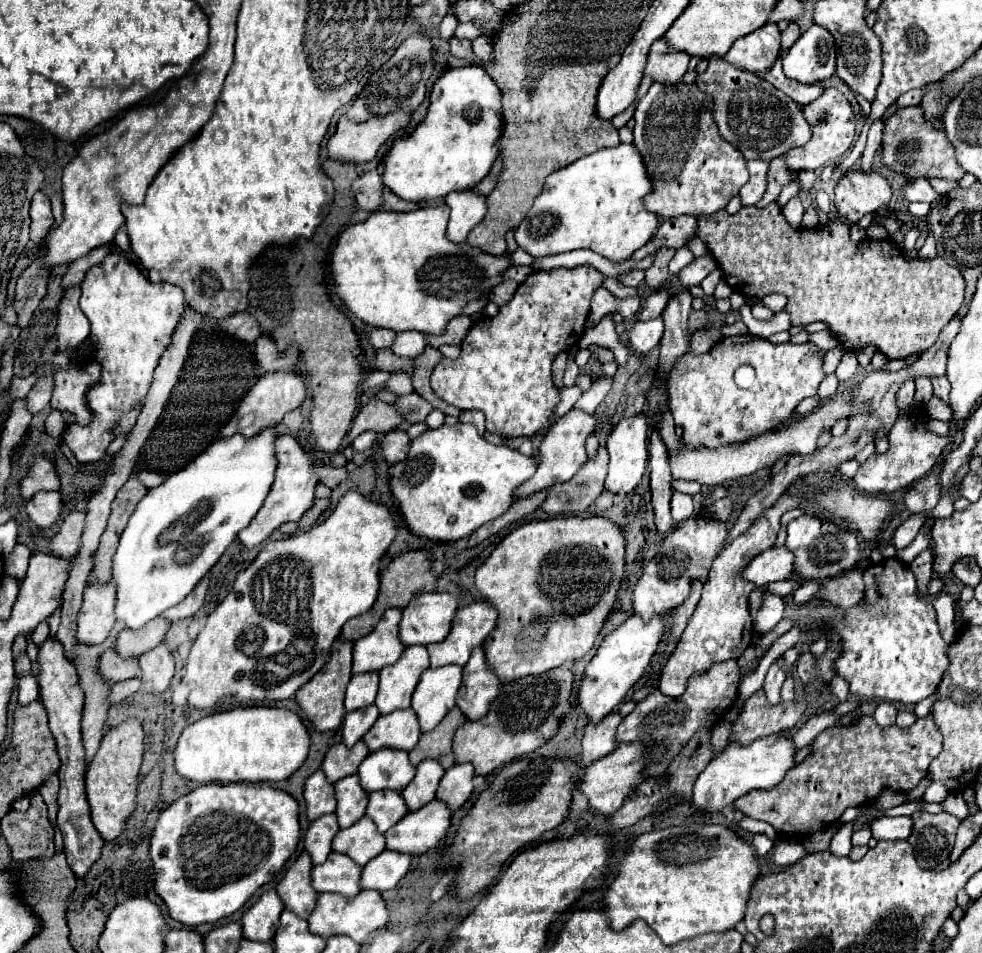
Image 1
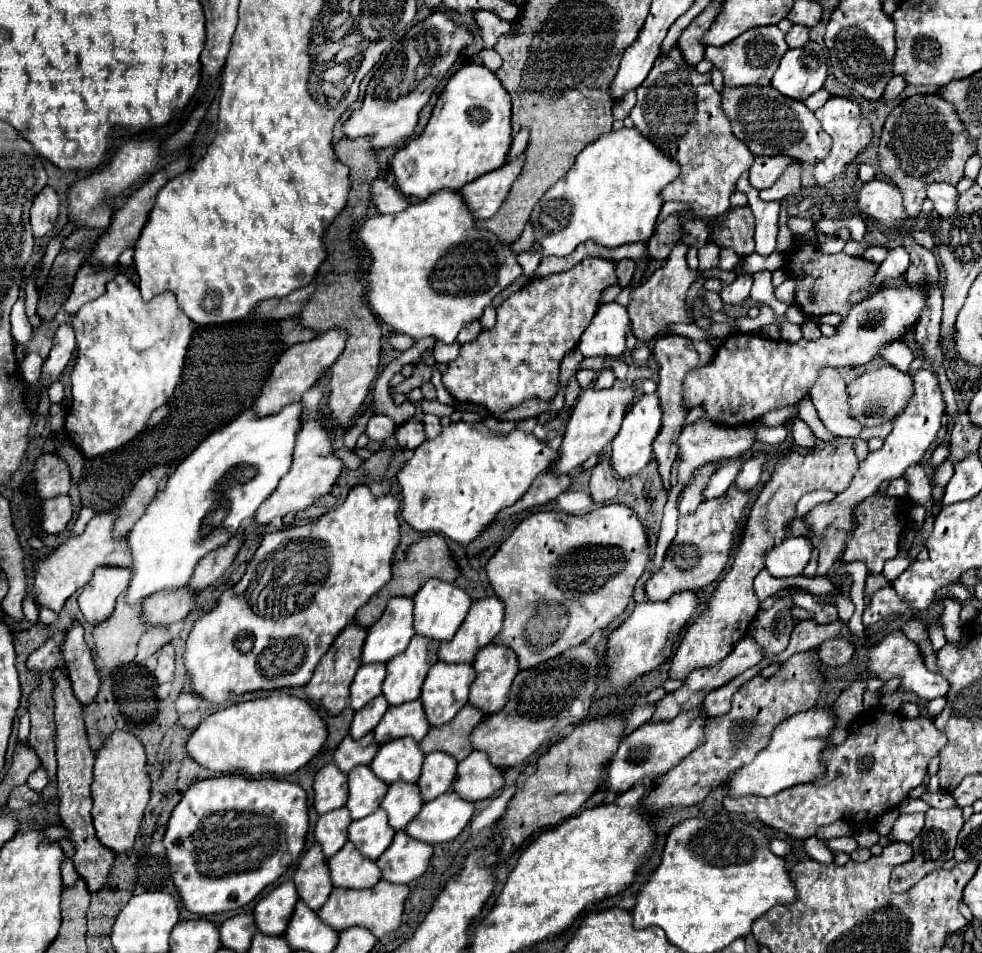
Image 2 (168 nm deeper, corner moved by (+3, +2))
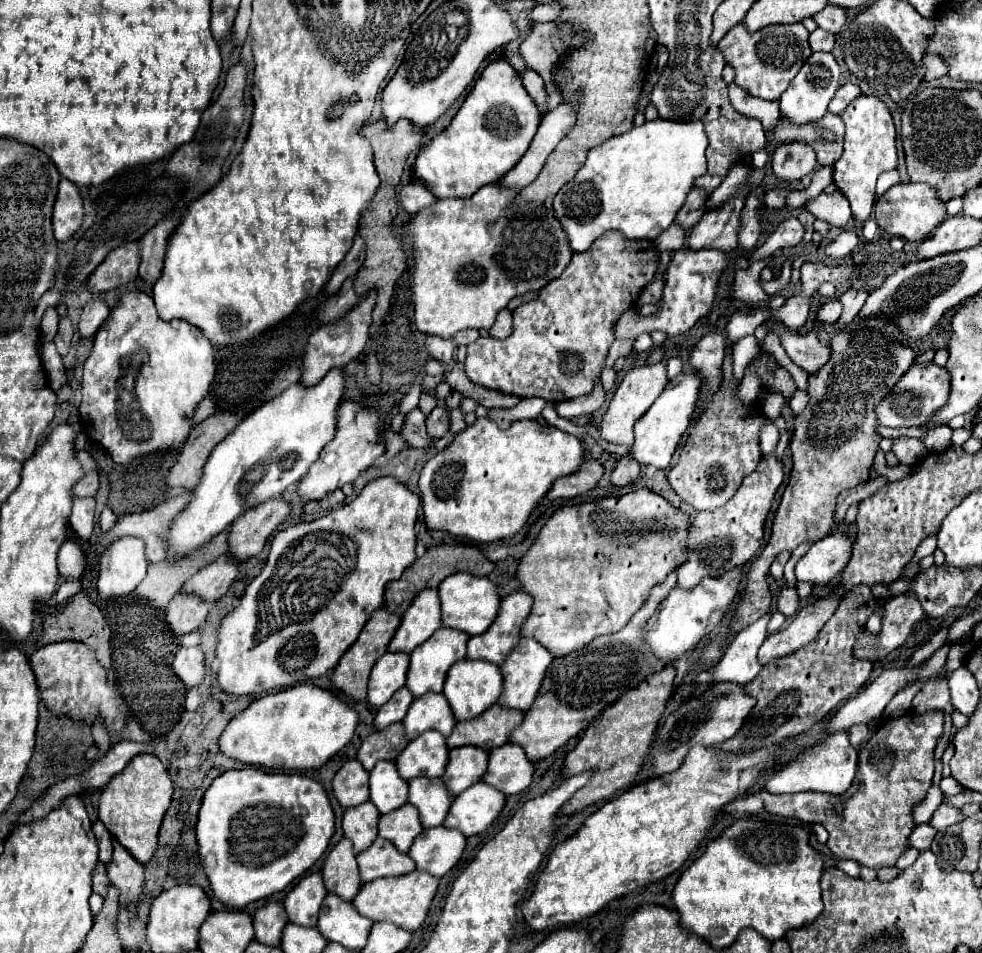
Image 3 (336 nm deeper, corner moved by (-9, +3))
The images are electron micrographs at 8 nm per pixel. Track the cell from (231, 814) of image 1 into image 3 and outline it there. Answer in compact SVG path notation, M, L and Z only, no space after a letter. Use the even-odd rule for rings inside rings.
M257 767L233 769L219 775L203 797L197 821L201 863L211 881L213 895L229 909L243 909L253 901L283 891L325 853L333 833L335 813L321 783L305 775L267 773Z

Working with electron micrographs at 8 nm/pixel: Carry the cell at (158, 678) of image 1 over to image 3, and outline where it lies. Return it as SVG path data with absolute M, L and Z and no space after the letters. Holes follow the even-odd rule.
M181 647L173 661L173 671L187 685L201 685L205 679L205 653L199 647Z

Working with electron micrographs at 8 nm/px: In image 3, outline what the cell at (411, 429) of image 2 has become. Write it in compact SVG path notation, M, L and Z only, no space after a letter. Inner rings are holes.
M435 407L427 415L427 431L433 439L443 437L449 431L449 411L443 409L443 407Z

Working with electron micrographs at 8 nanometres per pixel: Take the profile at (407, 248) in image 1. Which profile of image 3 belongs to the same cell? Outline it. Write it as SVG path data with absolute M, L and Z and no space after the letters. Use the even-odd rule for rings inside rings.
M485 185L481 187L471 199L441 199L437 201L433 207L429 209L421 209L421 213L413 215L411 223L407 225L407 233L411 235L411 241L415 243L415 273L413 273L413 303L415 303L415 323L417 323L417 329L427 333L427 335L439 335L439 337L453 337L455 333L467 329L467 327L473 327L473 329L491 329L493 323L495 323L495 317L501 309L507 307L507 303L513 299L513 297L519 297L527 291L539 291L543 289L549 281L557 279L563 269L571 263L571 255L573 255L573 249L569 247L569 239L561 227L561 223L555 219L555 213L553 209L547 213L545 205L537 203L537 201L523 201L523 203L515 203L515 197L517 197L517 191L513 189L505 189L501 185Z

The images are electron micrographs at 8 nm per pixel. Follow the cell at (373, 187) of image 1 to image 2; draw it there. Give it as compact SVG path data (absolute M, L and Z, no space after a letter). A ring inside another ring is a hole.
M381 178L371 182L371 200L381 214L397 214L409 206L403 194Z

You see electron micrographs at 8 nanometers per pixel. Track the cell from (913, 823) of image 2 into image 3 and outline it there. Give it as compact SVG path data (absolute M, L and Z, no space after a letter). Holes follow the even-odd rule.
M943 803L943 805L935 811L935 815L933 815L933 819L931 819L931 825L933 825L935 829L947 829L949 825L961 823L963 819L965 819L965 815L961 813L959 807L953 807L953 805Z

